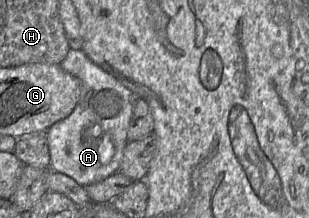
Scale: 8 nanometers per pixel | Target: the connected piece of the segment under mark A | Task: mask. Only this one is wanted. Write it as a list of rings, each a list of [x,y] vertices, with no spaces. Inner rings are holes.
[[[70,48],[59,65],[79,79],[82,93],[71,114],[47,131],[50,169],[67,175],[85,187],[118,172],[128,142],[127,129],[133,107],[139,97],[112,74],[92,62],[82,49]]]

